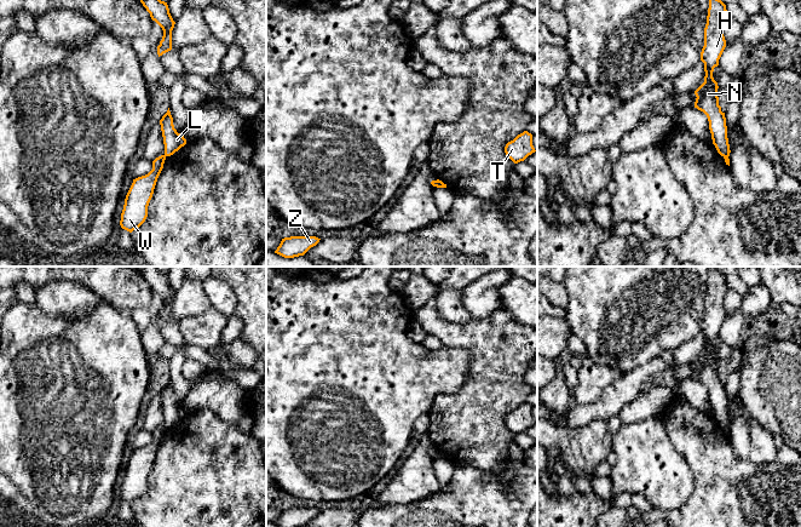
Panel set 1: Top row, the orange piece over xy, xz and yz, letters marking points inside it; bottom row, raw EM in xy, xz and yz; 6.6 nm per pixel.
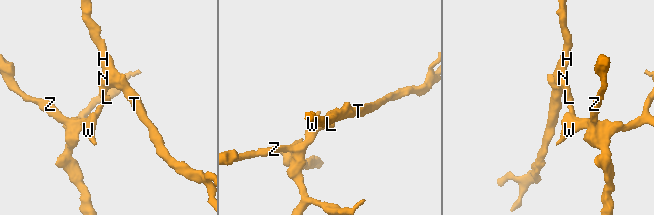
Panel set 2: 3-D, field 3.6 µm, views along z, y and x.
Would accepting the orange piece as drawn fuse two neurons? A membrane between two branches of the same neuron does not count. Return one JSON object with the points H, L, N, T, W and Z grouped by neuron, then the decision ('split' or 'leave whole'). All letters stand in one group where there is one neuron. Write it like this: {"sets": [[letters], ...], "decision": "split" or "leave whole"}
{"sets": [["H", "L", "N", "T"], ["W", "Z"]], "decision": "split"}

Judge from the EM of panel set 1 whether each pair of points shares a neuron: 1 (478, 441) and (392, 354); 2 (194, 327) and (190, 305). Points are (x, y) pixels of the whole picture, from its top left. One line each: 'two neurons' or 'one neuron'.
1: two neurons
2: two neurons

